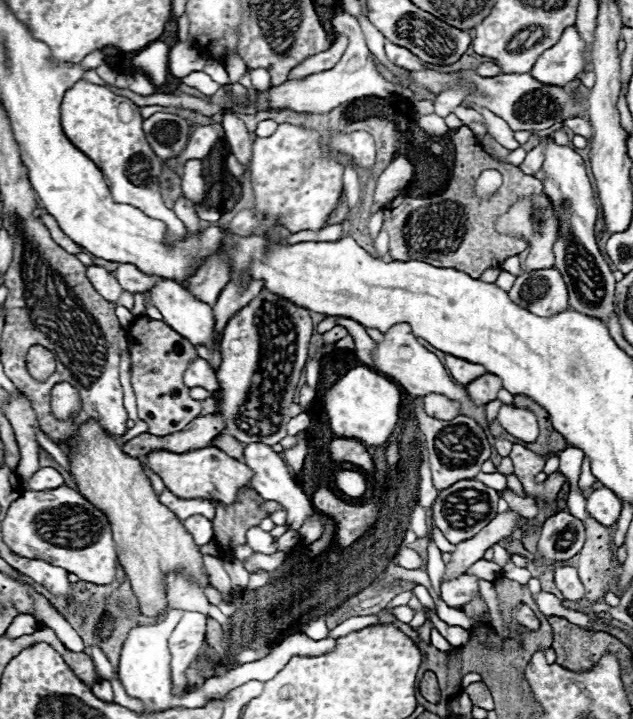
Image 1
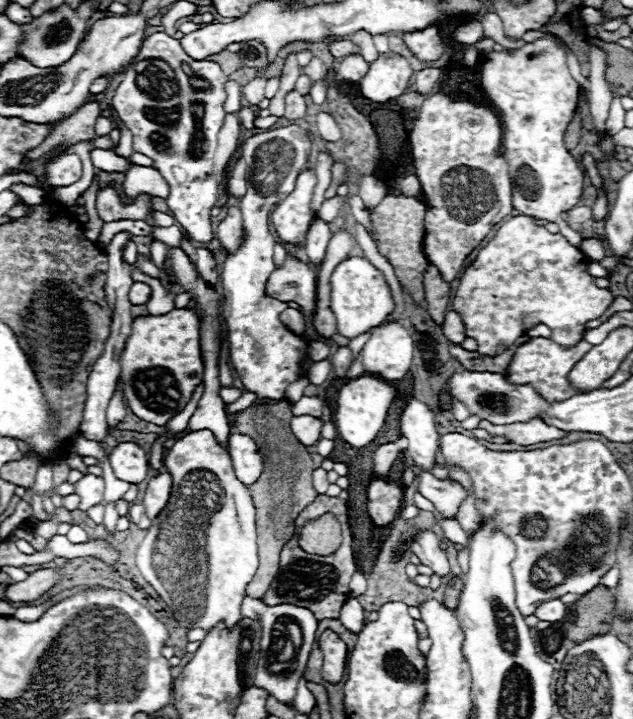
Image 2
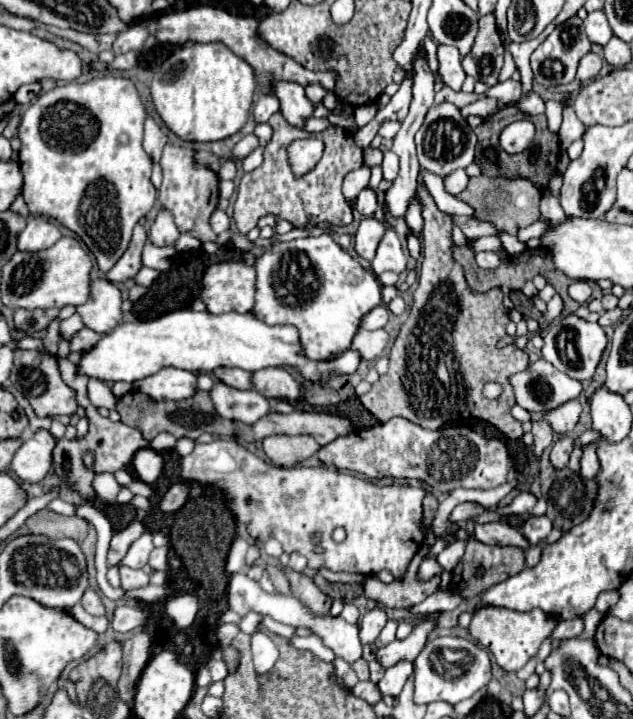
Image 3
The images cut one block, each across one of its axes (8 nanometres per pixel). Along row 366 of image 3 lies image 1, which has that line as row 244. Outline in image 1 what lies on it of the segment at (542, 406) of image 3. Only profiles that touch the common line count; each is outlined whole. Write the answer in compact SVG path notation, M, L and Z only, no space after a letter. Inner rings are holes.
M532 194L526 196L510 206L510 210L496 220L496 230L500 234L512 234L512 236L522 236L530 244L530 254L526 258L526 270L544 270L544 268L554 268L554 242L558 240L558 230L560 230L560 220L554 214L552 202L546 194Z

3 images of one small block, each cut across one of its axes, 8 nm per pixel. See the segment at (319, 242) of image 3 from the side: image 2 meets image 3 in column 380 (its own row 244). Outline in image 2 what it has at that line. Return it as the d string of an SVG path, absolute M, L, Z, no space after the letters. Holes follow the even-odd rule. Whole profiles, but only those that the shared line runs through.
M304 170L298 174L296 188L286 200L282 200L274 212L270 214L270 222L284 244L302 246L306 240L306 232L316 218L310 214L310 202L316 186L314 170Z

